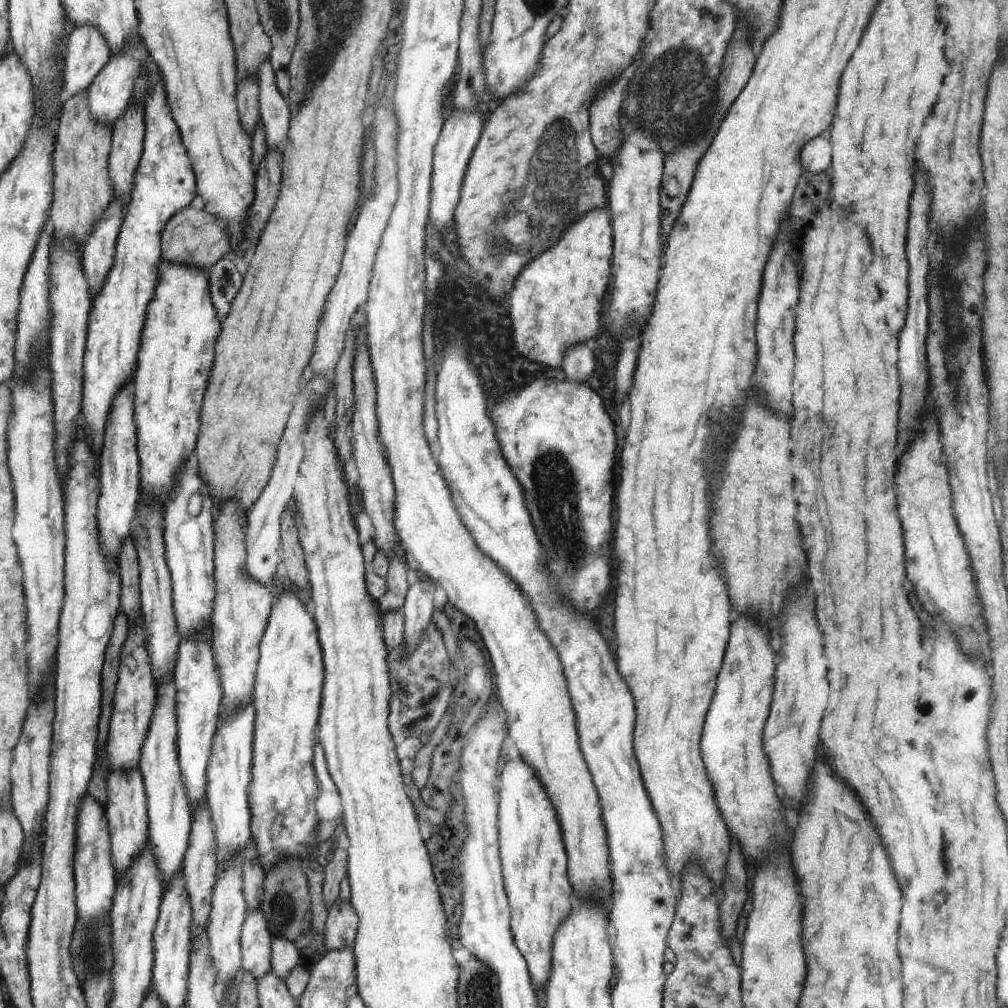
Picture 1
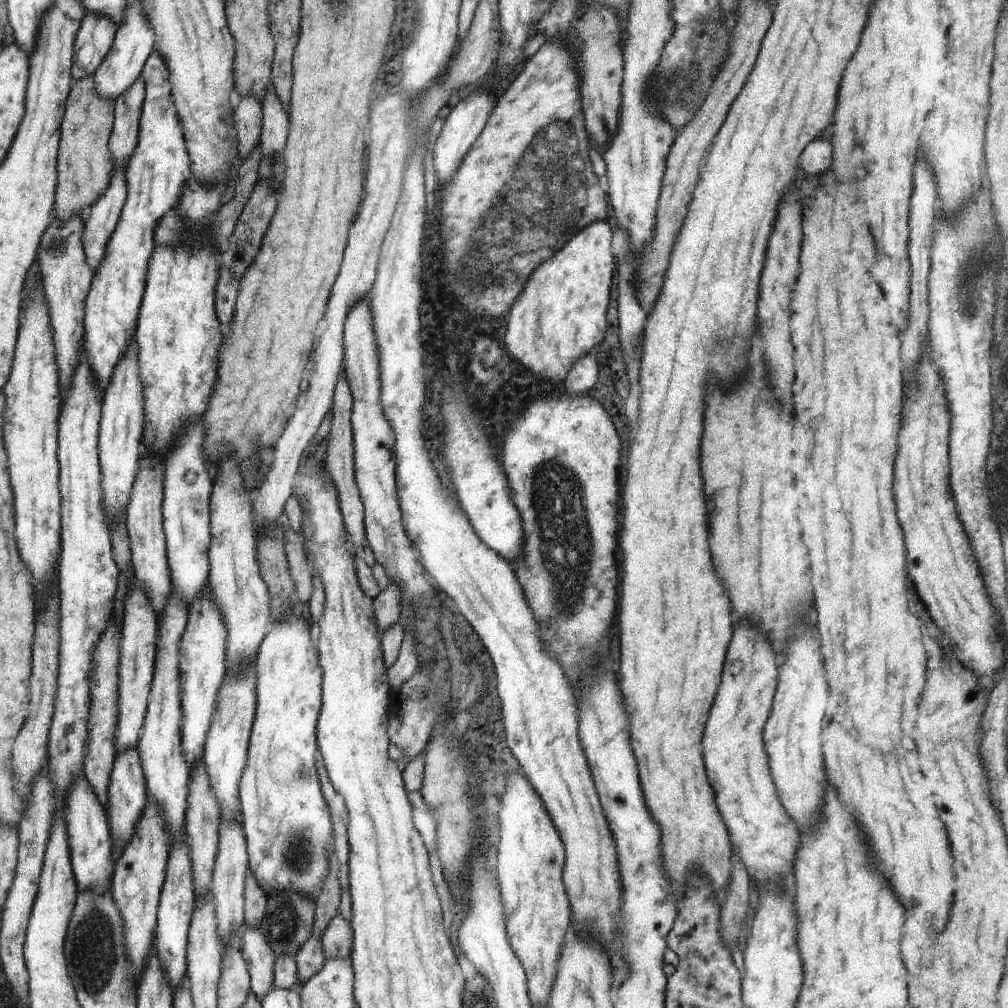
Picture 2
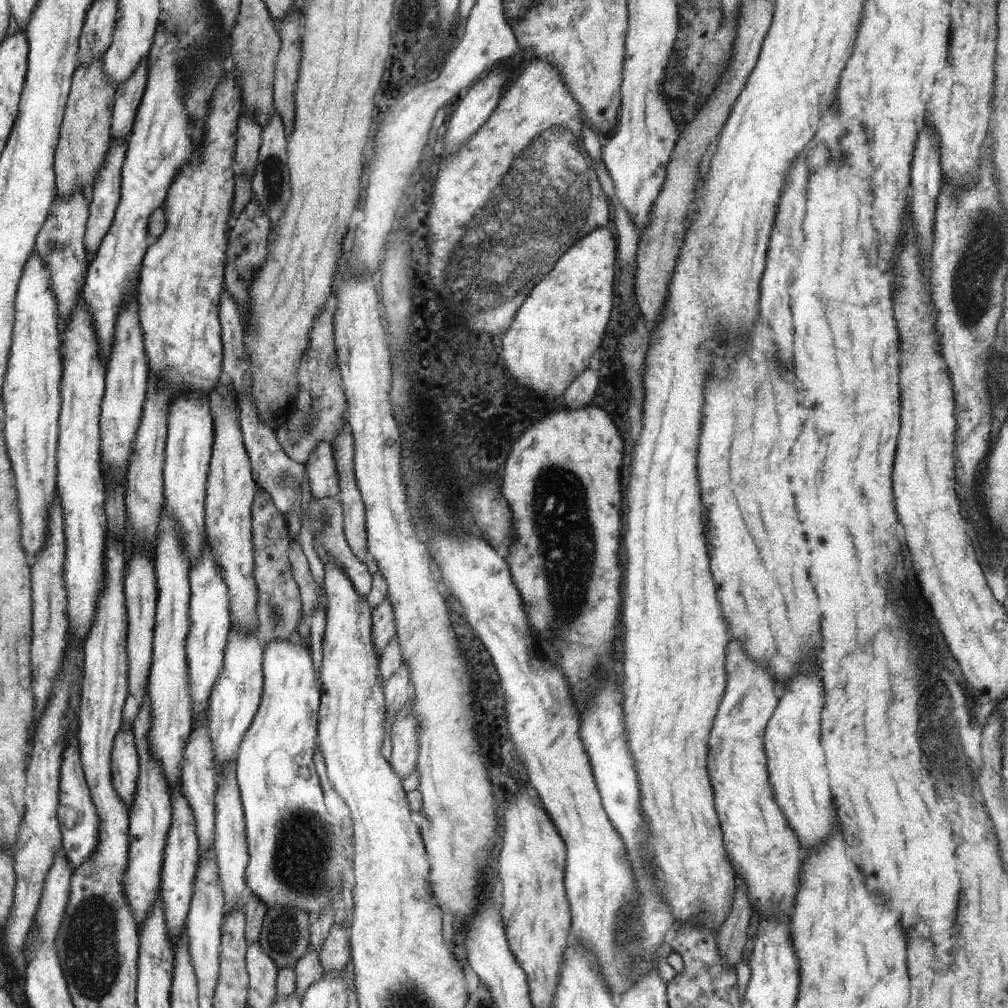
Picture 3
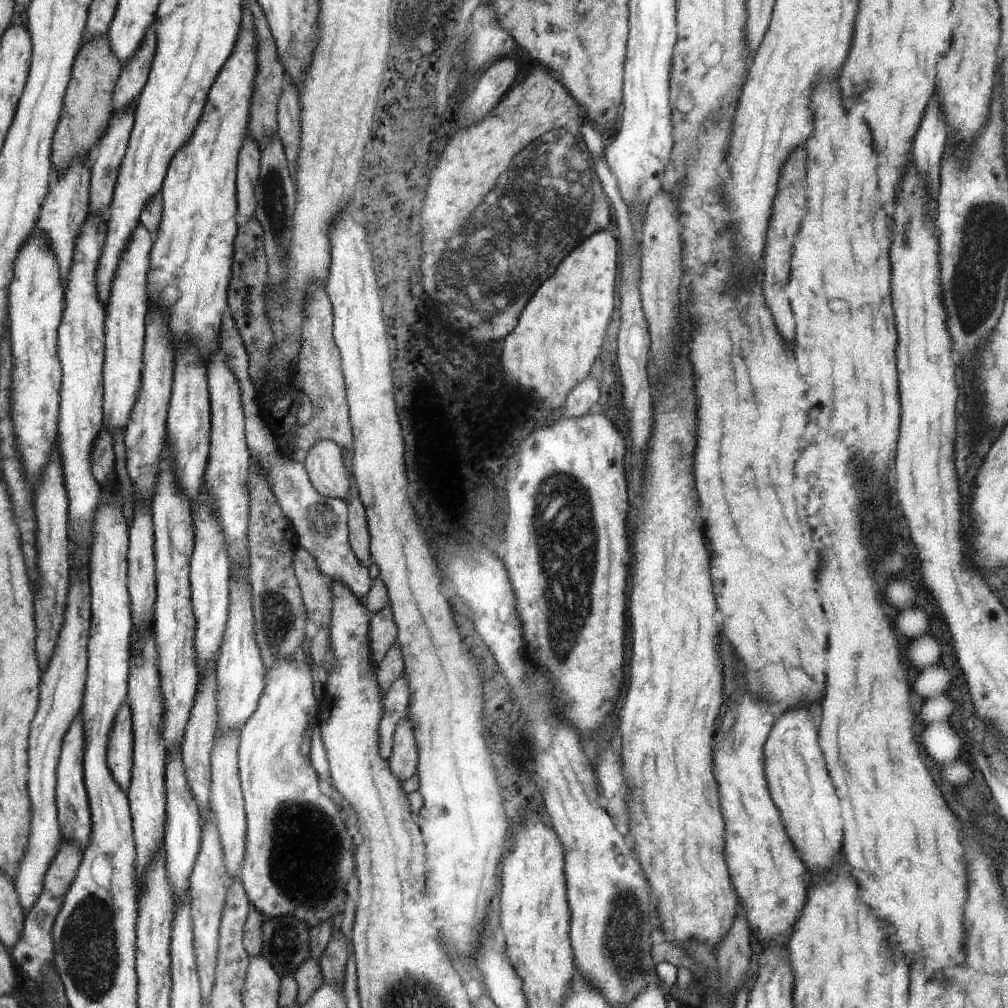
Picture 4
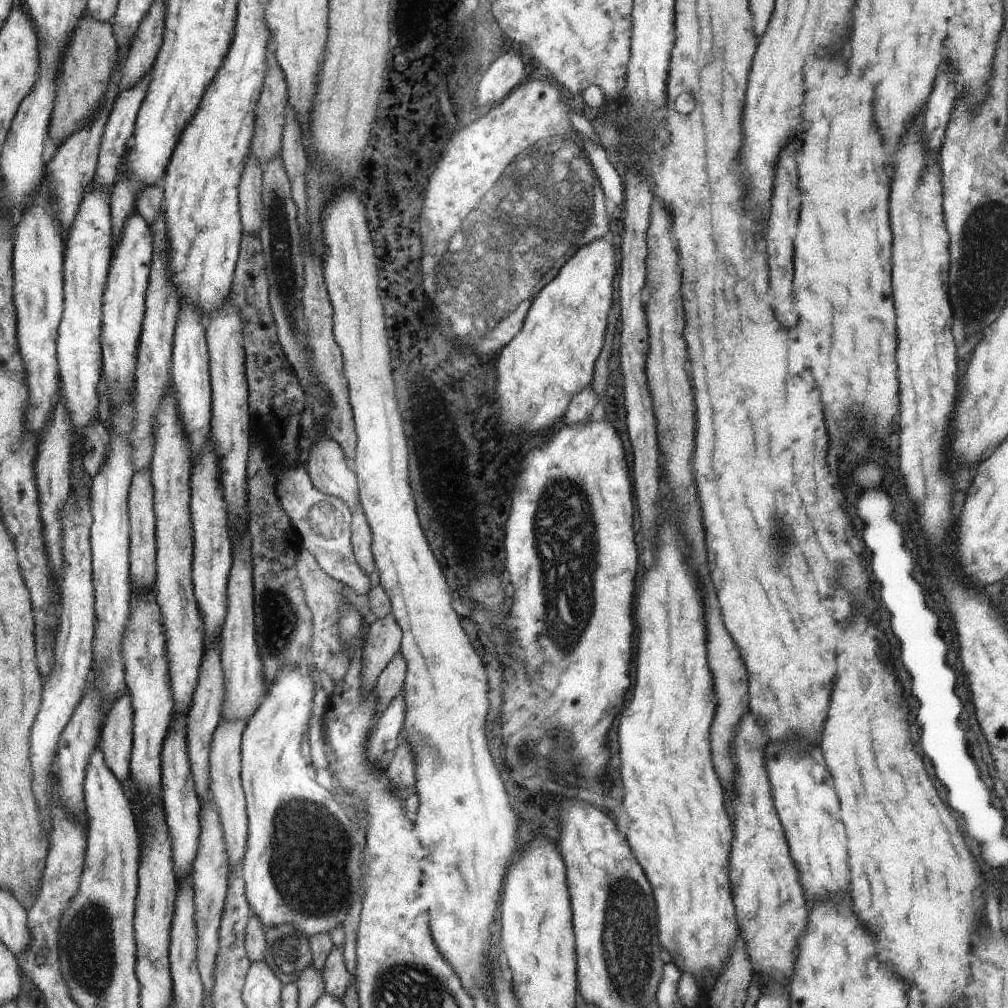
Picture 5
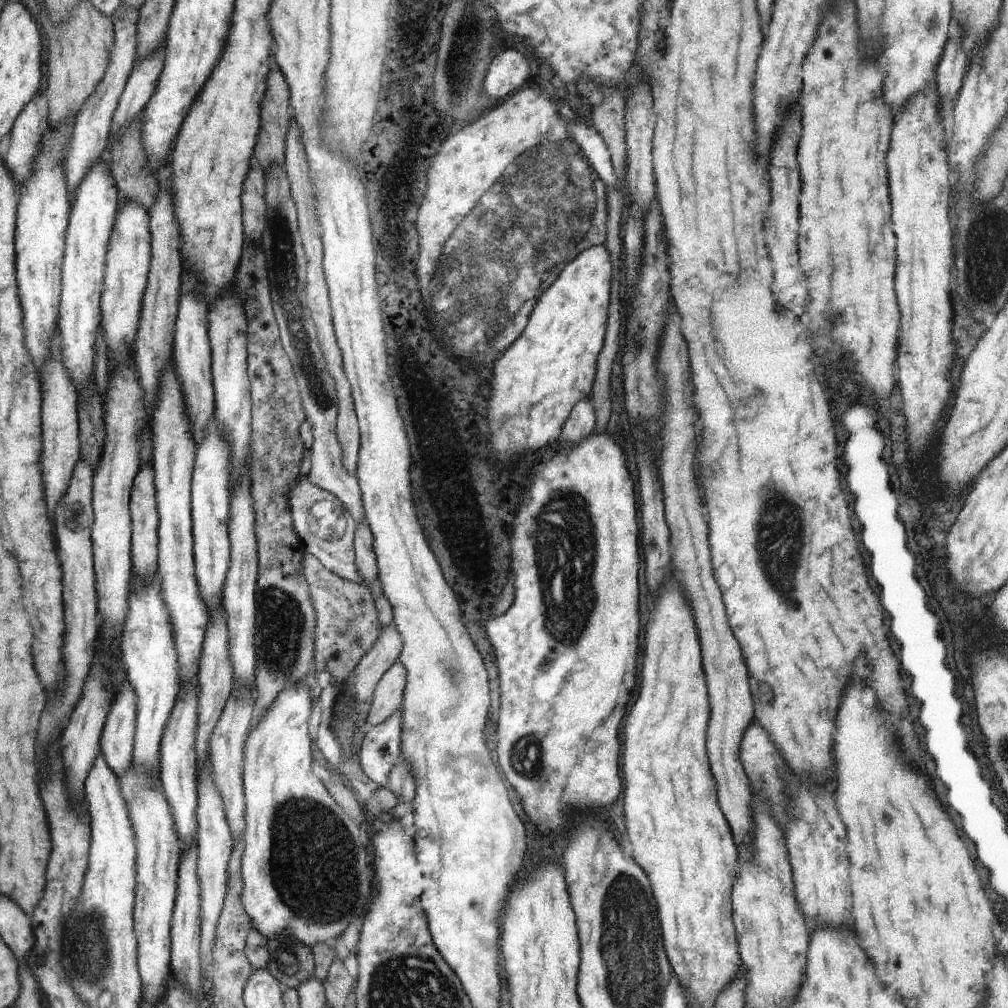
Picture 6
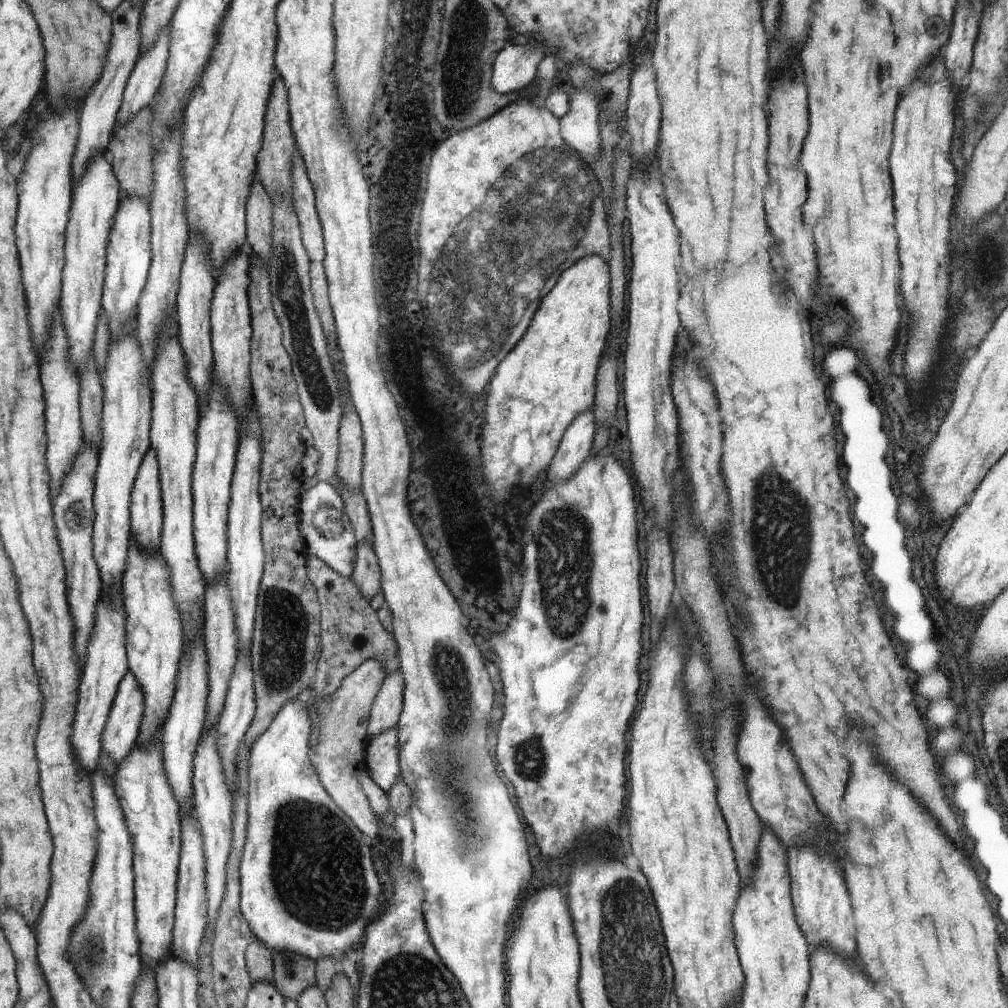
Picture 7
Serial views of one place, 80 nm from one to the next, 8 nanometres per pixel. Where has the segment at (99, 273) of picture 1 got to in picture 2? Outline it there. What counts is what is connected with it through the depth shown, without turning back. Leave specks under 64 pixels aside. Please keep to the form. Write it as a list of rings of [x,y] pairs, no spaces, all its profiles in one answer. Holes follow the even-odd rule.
[[[116,167],[113,169],[112,175],[110,175],[109,186],[105,188],[105,191],[102,191],[102,194],[97,198],[97,202],[87,212],[84,222],[84,247],[85,255],[94,270],[94,274],[104,256],[106,243],[112,232],[114,232],[120,218],[122,207],[126,200],[126,193],[125,172],[122,167]]]

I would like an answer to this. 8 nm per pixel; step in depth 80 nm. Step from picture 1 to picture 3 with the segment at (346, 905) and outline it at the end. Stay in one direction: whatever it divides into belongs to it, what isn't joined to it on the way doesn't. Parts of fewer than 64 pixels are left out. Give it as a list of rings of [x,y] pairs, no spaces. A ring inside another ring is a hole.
[[[334,922],[329,935],[323,942],[319,953],[319,959],[323,968],[323,974],[333,973],[338,975],[350,960],[350,945],[348,936],[342,926]]]

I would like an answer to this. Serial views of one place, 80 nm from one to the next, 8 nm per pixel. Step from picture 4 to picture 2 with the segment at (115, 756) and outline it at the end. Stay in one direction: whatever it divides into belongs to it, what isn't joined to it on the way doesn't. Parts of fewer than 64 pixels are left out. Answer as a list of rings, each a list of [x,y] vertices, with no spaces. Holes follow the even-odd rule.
[[[136,747],[117,751],[116,762],[113,764],[109,796],[110,800],[106,806],[106,812],[112,840],[125,850],[125,844],[133,835],[135,824],[138,819],[141,819],[142,811],[145,810],[145,804],[148,799],[148,784],[144,768],[142,768],[139,750]]]

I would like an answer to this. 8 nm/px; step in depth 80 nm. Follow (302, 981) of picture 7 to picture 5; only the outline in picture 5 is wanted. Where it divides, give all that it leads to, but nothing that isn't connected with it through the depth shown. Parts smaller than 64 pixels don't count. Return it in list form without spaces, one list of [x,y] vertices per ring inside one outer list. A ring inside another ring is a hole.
[[[292,923],[265,928],[266,950],[263,960],[282,984],[296,982],[298,975],[312,964],[309,938]]]

